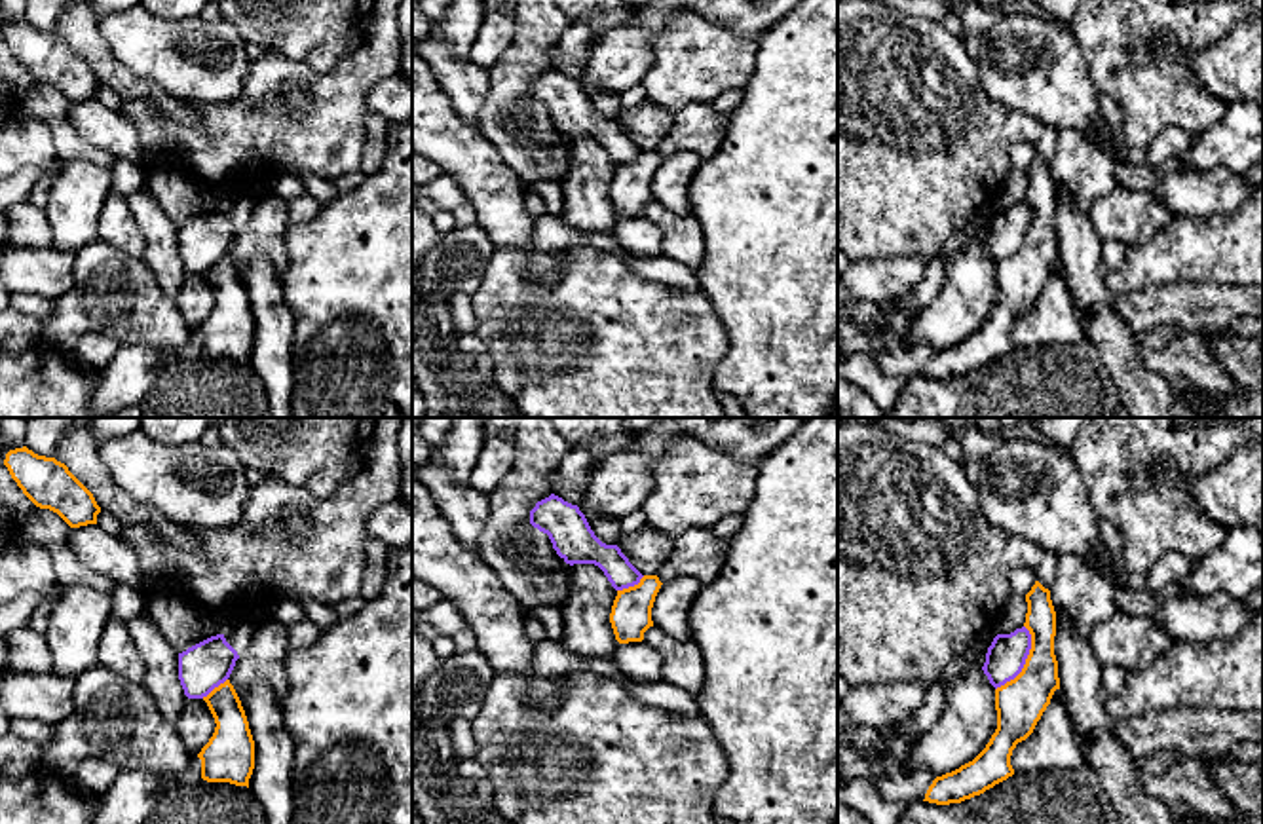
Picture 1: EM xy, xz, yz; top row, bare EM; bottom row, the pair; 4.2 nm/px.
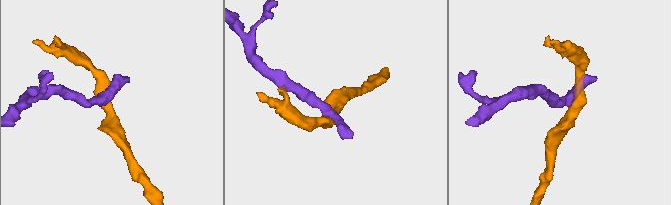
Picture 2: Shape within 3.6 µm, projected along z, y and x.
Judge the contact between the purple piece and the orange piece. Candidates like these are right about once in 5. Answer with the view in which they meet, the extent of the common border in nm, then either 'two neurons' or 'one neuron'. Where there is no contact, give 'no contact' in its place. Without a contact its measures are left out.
yz | 300 nm | one neuron

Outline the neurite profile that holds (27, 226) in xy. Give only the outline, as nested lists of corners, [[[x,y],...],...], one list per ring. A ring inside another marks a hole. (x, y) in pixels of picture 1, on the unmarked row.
[[[11,205],[4,211],[8,220],[6,239],[11,245],[25,249],[51,247],[53,234],[51,226],[42,209],[34,205]]]

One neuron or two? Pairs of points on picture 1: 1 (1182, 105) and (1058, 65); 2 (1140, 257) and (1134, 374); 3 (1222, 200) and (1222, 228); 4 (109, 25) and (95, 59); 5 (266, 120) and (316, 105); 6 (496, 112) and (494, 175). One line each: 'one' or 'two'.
1: two
2: two
3: two
4: two
5: one
6: two

